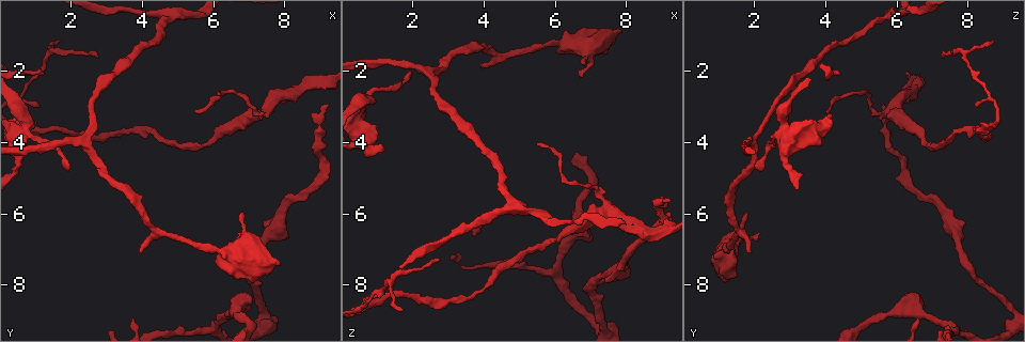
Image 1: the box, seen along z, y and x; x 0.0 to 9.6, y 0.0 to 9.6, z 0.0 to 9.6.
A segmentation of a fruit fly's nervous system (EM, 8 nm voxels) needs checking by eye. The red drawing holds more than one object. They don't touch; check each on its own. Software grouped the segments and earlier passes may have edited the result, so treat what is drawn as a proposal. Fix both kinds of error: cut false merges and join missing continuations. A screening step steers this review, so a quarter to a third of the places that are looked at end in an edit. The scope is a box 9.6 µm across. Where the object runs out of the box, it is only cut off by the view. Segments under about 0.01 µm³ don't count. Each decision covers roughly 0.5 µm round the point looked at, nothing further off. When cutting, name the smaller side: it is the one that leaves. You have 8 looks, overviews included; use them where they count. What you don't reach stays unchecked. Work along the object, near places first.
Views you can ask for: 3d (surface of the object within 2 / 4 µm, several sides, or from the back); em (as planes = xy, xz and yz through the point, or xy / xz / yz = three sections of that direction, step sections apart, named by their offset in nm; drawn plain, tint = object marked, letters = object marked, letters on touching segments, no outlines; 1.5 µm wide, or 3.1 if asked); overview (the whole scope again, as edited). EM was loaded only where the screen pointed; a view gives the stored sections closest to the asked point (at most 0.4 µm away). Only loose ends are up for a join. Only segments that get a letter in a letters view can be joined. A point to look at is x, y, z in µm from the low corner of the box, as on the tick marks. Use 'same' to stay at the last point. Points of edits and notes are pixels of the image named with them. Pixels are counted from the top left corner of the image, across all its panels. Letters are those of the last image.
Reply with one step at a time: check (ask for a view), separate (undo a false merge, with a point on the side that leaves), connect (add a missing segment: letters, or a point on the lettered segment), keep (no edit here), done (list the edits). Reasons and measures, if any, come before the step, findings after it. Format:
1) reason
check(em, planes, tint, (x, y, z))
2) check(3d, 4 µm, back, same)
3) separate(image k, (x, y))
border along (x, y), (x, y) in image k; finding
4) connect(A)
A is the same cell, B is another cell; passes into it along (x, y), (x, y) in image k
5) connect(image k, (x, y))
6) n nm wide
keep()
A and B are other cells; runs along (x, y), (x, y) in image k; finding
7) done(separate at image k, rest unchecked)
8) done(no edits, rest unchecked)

long arm stops here
check(3d, 2 µm, (5.50, 3.10, 4.00))

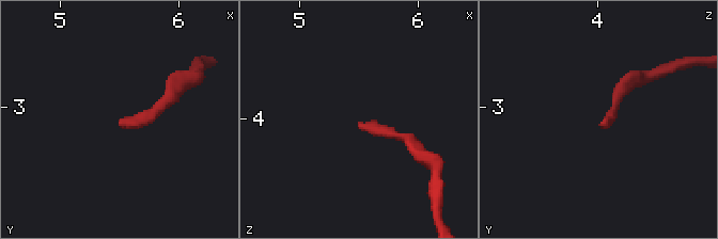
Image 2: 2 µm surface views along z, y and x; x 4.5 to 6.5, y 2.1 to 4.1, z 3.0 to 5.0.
check(em, planes, letters, (5.48, 3.16, 4.02))

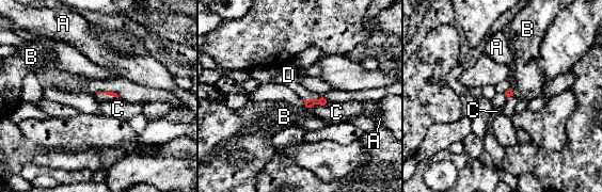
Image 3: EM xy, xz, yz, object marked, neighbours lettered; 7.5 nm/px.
connect(image 3, (288, 76))
D is the same cell, A, B and C are other cells; passes into it along (321, 101), (312, 99), (288, 76) in image 3; the neuron continues

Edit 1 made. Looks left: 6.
three-way junction
check(em, planes, letters, (7.35, 3.20, 5.90))

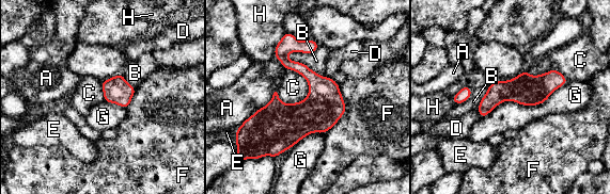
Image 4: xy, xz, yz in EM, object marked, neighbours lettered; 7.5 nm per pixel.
240 nm wide
keep()
A, B, C, D, E, F, G and H are other cells; border along (568, 81), (537, 104), (504, 101) in image 4; continuous, no second neuron

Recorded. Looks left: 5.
sudden change in width
check(3d, 2 µm, (6.00, 7.10, 1.20))

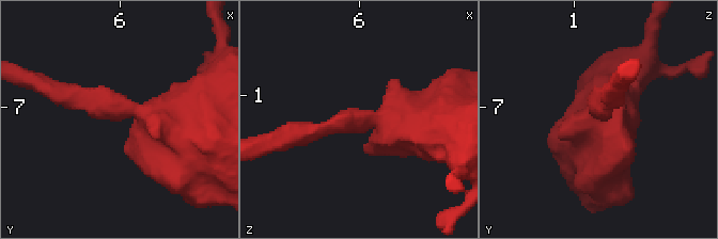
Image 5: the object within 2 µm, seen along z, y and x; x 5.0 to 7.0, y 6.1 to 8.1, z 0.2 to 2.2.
arms of 180, 550 nm; shape alone is not enough
check(em, planes, letters, (6.04, 7.04, 1.24))

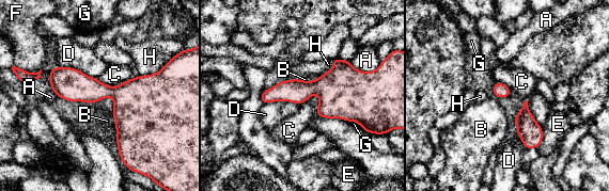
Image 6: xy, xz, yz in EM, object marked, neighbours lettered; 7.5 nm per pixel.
D touches over 340 nm
keep()
A, B, C, D, E, F, G and H are other cells; border along (131, 77), (114, 86), (96, 78) in image 6; all the same neuron

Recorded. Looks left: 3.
done(connect at image 3, rest unchecked)

